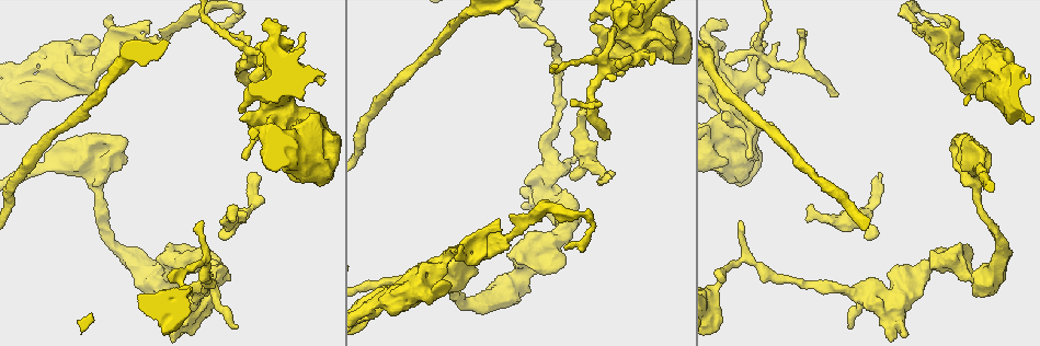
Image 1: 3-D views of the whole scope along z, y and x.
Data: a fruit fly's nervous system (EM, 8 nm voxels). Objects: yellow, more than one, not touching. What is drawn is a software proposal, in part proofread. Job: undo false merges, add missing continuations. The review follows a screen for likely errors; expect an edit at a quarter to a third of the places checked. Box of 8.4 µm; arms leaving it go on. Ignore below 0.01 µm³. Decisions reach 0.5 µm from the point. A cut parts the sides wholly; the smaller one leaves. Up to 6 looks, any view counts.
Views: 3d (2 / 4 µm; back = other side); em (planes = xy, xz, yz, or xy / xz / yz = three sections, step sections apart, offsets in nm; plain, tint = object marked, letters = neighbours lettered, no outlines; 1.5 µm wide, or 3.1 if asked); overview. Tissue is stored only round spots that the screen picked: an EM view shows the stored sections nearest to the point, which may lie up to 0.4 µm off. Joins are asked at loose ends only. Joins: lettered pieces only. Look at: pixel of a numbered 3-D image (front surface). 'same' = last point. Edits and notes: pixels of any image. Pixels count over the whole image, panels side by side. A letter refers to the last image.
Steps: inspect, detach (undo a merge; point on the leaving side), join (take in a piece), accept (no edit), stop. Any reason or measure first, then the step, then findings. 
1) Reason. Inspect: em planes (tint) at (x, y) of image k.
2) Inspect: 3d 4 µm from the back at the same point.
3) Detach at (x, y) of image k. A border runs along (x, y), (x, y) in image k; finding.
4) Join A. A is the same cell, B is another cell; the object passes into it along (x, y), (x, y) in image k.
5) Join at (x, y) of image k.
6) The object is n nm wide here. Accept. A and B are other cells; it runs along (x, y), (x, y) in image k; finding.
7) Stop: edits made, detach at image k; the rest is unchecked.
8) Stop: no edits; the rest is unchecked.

Thin end. Inspect: em planes (letters) at (799, 28) of image 1.

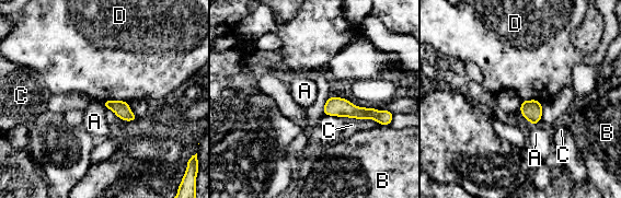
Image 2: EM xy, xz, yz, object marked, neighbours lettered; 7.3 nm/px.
Accept. A, B, C and D are other cells; no lettered piece goes on from it.

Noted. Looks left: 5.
Calibre changes. Inspect: 3d 2 µm at (754, 58) of image 1.

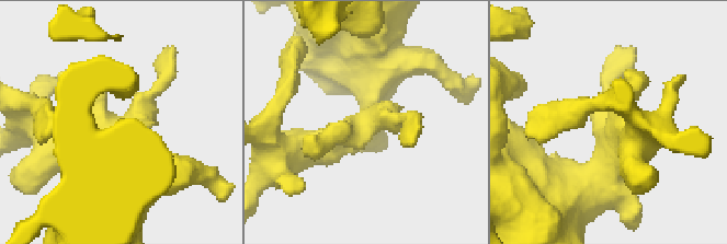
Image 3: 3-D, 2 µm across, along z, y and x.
Need the tissue. Inspect: em planes (letters) at (374, 119) of image 3.

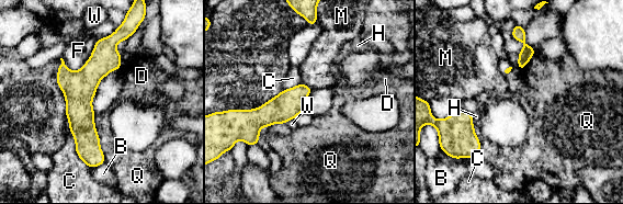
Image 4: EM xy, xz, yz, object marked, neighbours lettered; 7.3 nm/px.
The longest contact is with C, 440 nm. Accept. B, C, D, F, H, M, Q and W are other cells; a border runs along (302, 82), (313, 89) in image 4; all the same cell.

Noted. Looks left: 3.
An open end. Inspect: em planes (letters) at (812, 205) of image 1.

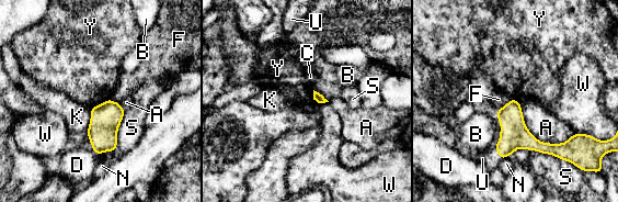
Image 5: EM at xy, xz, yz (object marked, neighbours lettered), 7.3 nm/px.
The longest contact is with A, 460 nm. Join U. U is the same cell, A, B, C, D, F, K, N, S, W and Y are other cells; the object passes into it along (514, 134), (499, 154), (491, 158) in image 5; the cell continues.

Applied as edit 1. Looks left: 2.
Stop: edits made, join at image 5; the rest is unchecked.

